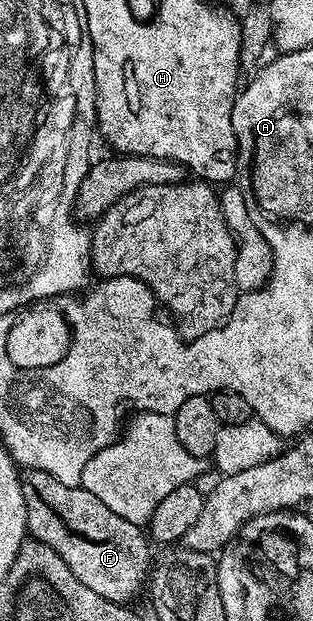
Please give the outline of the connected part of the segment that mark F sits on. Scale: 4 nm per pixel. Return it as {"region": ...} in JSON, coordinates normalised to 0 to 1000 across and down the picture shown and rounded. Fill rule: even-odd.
{"region":[[[73,755],[64,768],[93,865],[153,876],[153,882],[179,882],[217,915],[243,921],[243,934],[294,947],[307,960],[393,973],[425,971],[441,948],[470,942],[486,918],[486,873],[470,855],[396,837],[396,831],[371,831],[345,812],[307,805],[294,792],[259,783],[192,779],[179,767],[137,757]]]}

